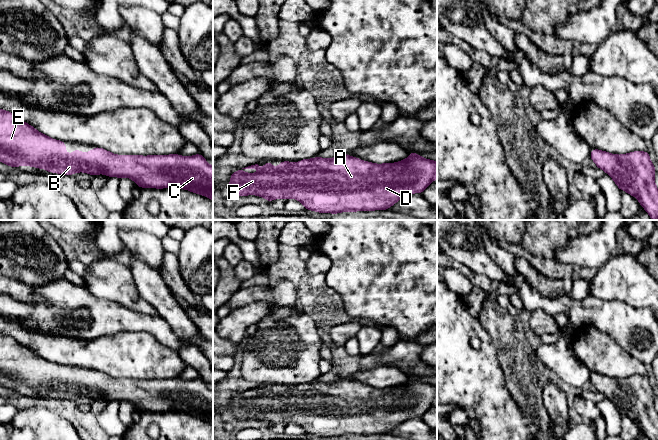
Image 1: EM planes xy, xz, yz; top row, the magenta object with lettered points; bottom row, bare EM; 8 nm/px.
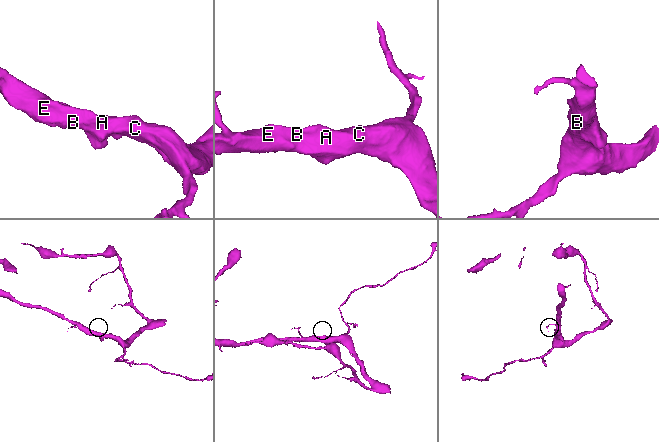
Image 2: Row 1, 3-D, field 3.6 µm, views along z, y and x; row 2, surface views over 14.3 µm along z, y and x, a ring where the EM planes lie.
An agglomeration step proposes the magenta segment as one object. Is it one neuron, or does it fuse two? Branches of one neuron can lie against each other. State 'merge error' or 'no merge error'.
no merge error

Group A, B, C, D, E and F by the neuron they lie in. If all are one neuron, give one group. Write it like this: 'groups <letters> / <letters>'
groups A B C D E F

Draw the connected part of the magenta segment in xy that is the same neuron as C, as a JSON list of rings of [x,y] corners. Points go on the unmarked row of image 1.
[[[0,333],[0,386],[18,392],[20,389],[46,393],[49,397],[72,399],[85,396],[95,400],[106,398],[131,402],[139,411],[168,412],[178,411],[201,418],[213,425],[213,390],[201,378],[190,381],[171,379],[116,379],[105,373],[95,371],[88,378],[75,373],[67,379],[66,366],[55,364],[23,346],[13,337]]]

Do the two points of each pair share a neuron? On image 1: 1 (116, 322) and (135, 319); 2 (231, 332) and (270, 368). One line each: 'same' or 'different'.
1: same
2: different

